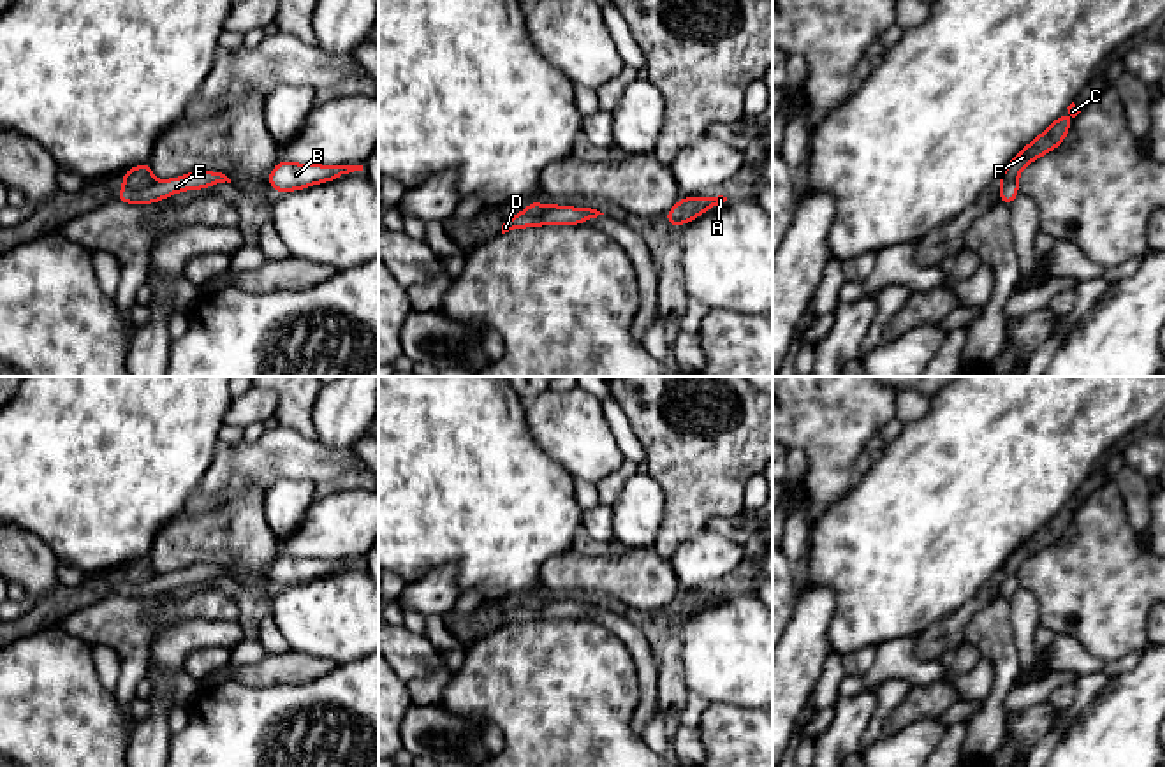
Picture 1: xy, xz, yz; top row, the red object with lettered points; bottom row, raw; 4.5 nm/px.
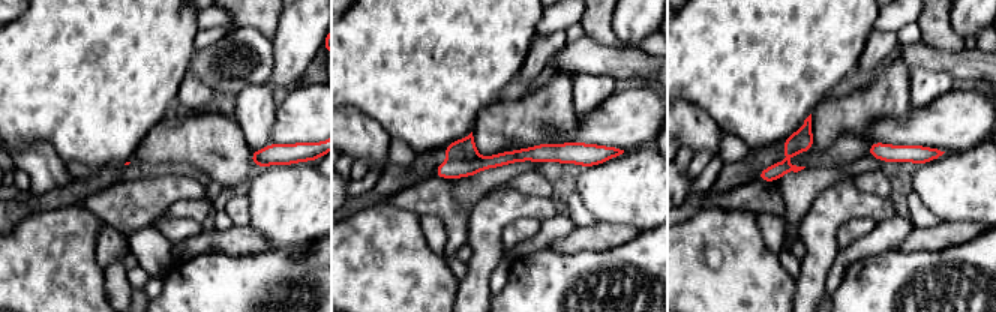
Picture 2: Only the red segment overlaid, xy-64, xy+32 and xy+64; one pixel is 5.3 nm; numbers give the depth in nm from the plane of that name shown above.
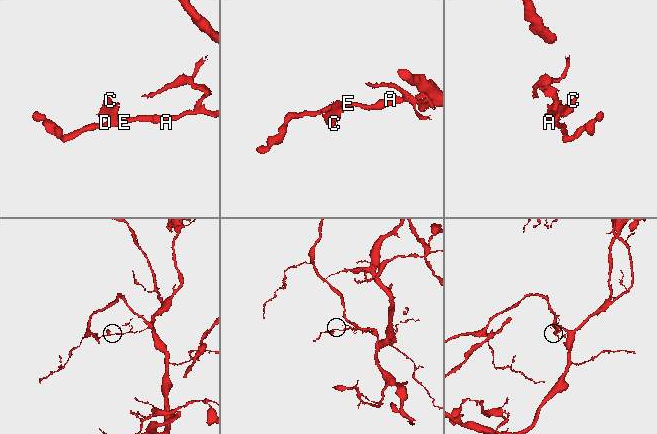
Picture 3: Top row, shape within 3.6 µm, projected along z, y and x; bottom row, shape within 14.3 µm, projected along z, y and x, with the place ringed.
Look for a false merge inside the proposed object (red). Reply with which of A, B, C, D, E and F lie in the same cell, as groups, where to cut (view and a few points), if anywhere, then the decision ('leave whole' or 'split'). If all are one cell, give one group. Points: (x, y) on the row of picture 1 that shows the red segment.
groups A B D E / C F; cut xy (154, 178), (143, 187), (125, 185); split

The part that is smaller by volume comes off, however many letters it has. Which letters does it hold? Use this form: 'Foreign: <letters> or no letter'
Foreign: C, F

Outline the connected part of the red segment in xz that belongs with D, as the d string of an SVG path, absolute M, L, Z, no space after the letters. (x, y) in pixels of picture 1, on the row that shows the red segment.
M547 204L539 215L525 215L523 211L507 218L502 225L502 234L514 229L540 227L540 225L583 225L586 220L604 215L591 208L572 208Z

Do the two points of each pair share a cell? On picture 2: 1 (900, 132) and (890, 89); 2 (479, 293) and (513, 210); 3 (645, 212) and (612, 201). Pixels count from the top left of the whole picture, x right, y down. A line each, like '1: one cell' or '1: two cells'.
1: two cells
2: one cell
3: one cell

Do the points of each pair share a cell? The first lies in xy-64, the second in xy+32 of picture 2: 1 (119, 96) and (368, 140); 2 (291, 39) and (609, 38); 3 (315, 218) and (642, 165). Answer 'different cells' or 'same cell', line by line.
1: different cells
2: different cells
3: same cell

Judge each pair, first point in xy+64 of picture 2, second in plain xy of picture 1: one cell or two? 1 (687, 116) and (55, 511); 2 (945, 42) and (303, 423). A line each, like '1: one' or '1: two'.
1: two
2: one

